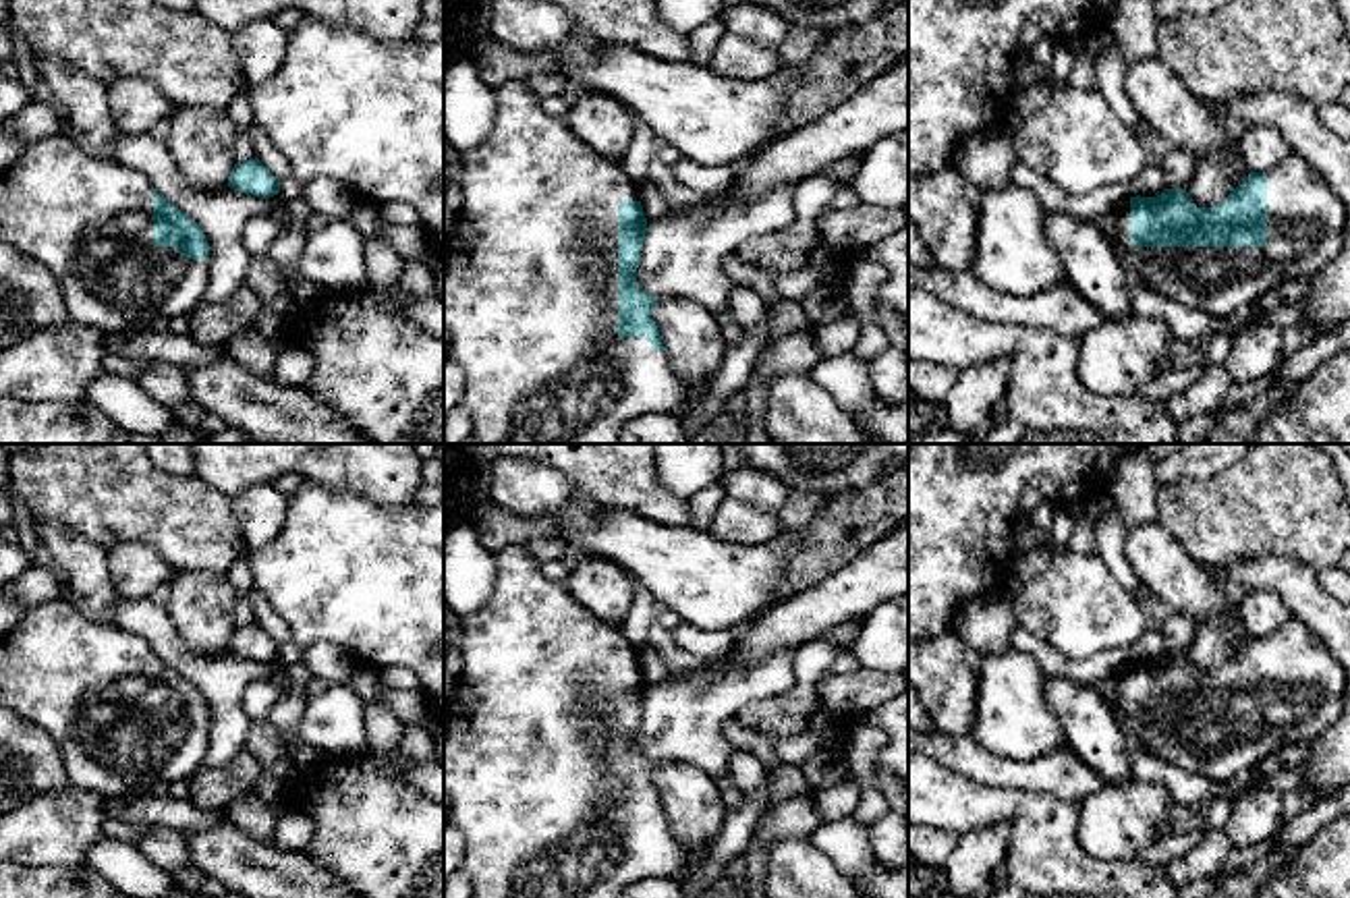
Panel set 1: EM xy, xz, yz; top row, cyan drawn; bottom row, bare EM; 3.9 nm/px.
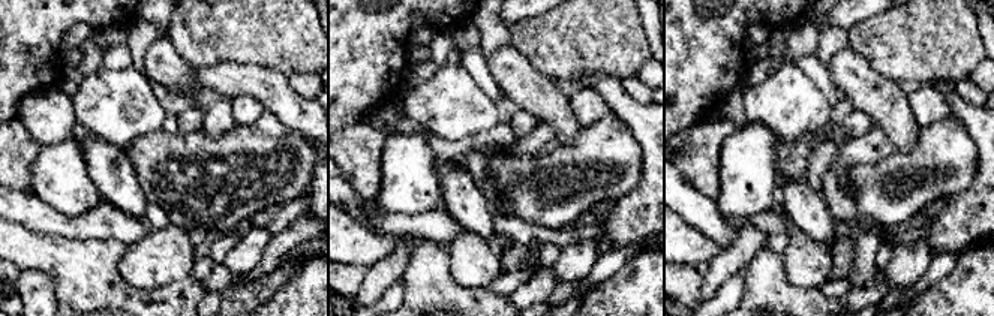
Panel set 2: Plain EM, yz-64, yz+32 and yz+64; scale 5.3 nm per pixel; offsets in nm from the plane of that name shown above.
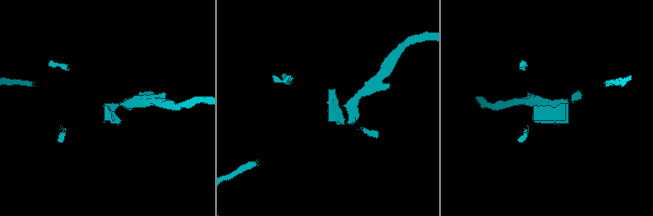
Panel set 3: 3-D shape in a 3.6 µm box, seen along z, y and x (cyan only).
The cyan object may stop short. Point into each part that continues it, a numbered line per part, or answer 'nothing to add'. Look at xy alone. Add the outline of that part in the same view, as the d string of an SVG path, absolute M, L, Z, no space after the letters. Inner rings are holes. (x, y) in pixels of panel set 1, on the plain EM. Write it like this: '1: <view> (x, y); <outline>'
1: xy (90, 687); M64 595L31 608L0 637L0 705L54 738L73 788L104 798L191 780L209 749L207 724L153 709L151 645L139 635L85 618Z

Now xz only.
1: xz (531, 735); M508 545L496 558L496 585L489 599L460 620L462 670L444 728L444 792L450 801L450 821L465 836L462 867L473 883L471 898L620 898L624 886L643 877L674 877L688 859L686 848L672 836L666 815L653 815L649 803L618 801L618 668L641 666L641 657L620 628L591 616L568 591L564 581L541 572L527 545Z

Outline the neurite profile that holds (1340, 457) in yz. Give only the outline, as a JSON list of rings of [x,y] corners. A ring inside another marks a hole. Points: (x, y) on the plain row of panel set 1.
[[[1317,444],[1317,446],[1333,458],[1335,469],[1344,481],[1346,496],[1350,500],[1350,454],[1344,450],[1342,444]]]

